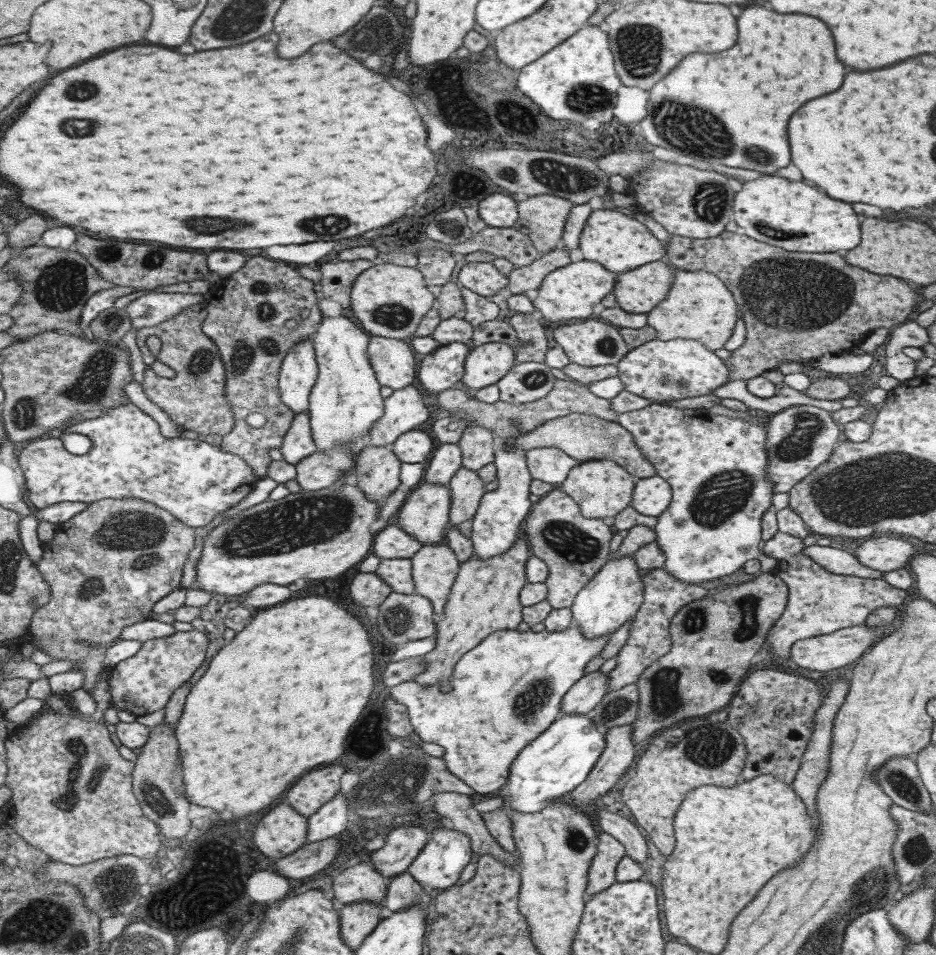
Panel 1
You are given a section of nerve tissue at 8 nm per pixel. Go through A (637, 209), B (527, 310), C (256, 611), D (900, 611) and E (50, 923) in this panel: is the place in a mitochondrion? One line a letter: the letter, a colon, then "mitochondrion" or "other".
A: other
B: other
C: other
D: other
E: mitochondrion

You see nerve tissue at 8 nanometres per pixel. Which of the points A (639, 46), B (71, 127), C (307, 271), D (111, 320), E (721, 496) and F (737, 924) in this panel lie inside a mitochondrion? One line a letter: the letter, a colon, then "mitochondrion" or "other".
A: mitochondrion
B: mitochondrion
C: other
D: mitochondrion
E: mitochondrion
F: other

